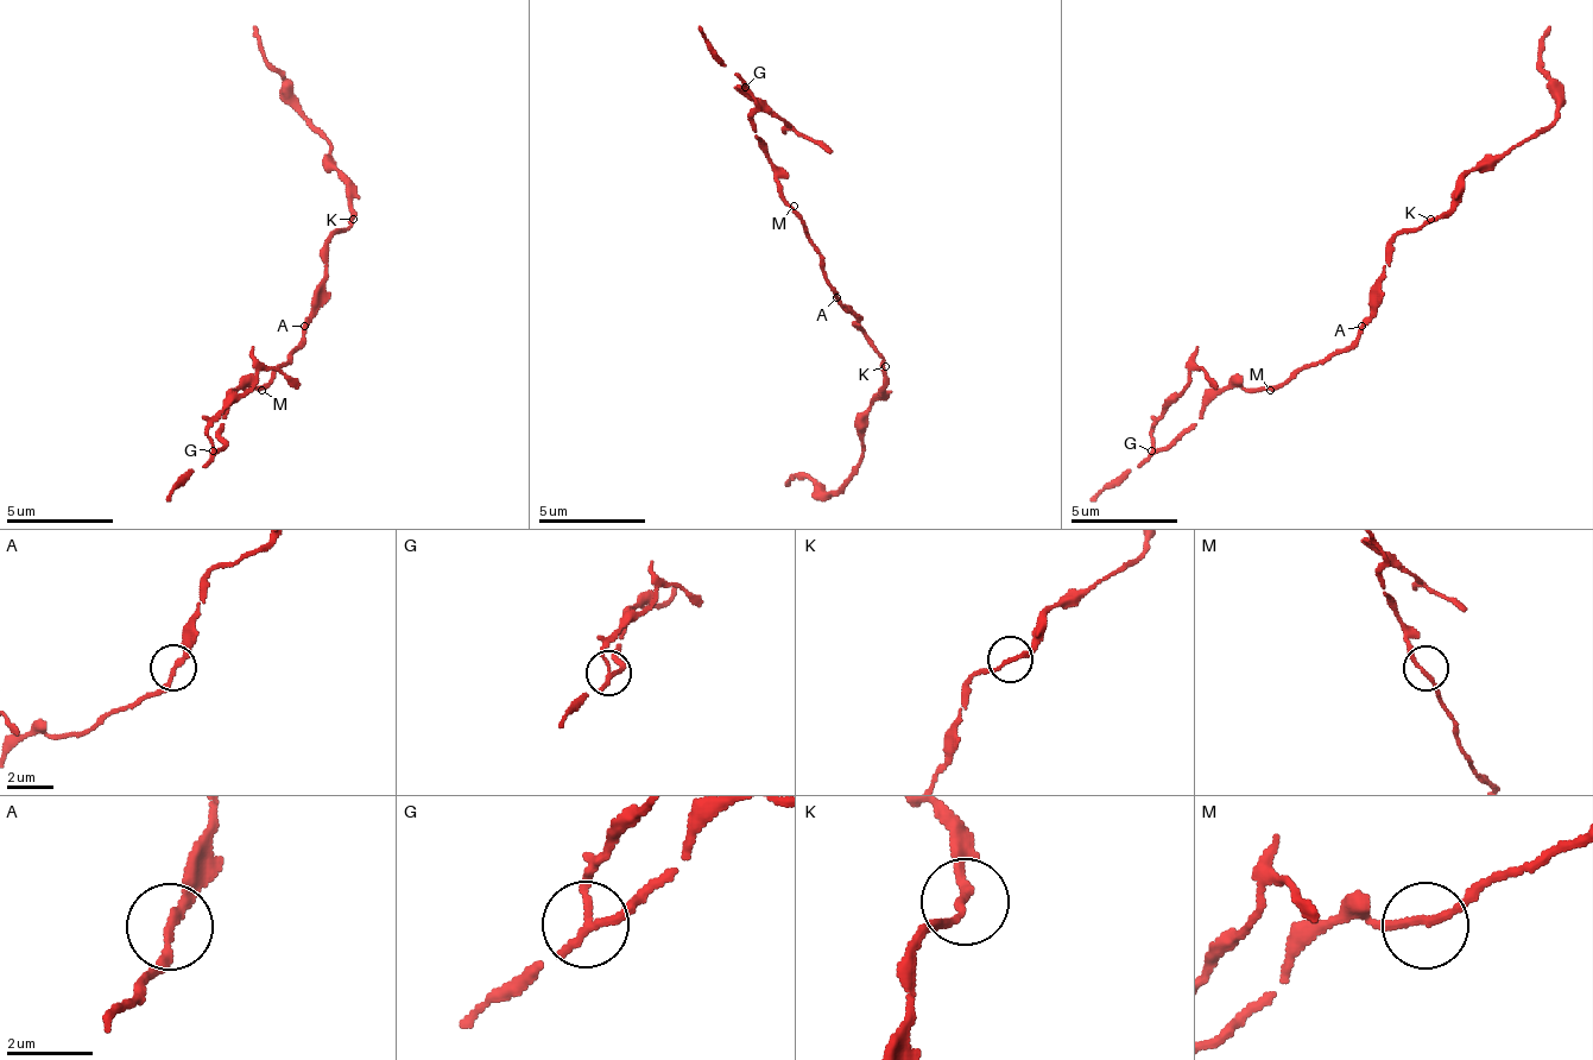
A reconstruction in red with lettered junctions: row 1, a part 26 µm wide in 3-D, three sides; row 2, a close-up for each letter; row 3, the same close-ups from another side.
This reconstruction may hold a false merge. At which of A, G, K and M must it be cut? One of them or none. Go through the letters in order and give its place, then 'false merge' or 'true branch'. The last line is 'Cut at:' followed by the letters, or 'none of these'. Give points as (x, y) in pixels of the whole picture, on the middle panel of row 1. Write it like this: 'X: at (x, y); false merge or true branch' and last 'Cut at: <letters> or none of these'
A: at (836, 297); true branch
G: at (745, 87); false merge
K: at (885, 366); true branch
M: at (794, 206); true branch
Cut at: G

